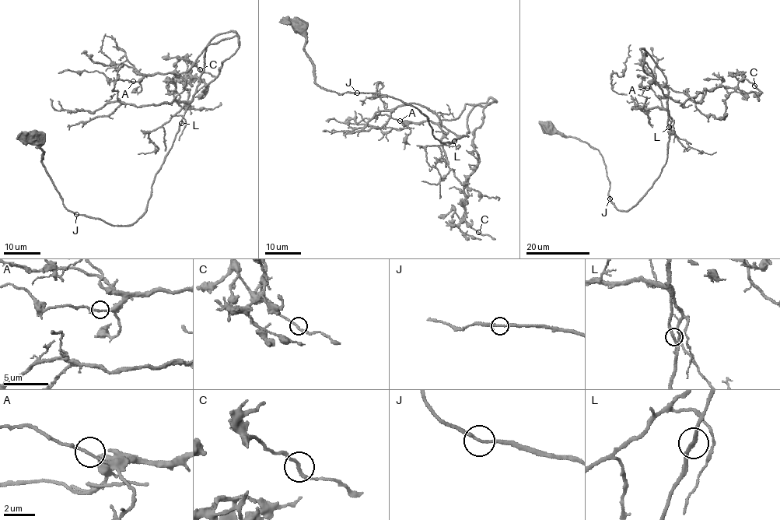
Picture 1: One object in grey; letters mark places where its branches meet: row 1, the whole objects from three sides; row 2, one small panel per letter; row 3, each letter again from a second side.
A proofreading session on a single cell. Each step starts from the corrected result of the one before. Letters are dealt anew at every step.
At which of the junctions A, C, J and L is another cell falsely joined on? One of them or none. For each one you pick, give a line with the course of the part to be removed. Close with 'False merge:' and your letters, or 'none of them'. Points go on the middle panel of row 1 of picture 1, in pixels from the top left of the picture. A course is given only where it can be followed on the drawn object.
False merge: none of them

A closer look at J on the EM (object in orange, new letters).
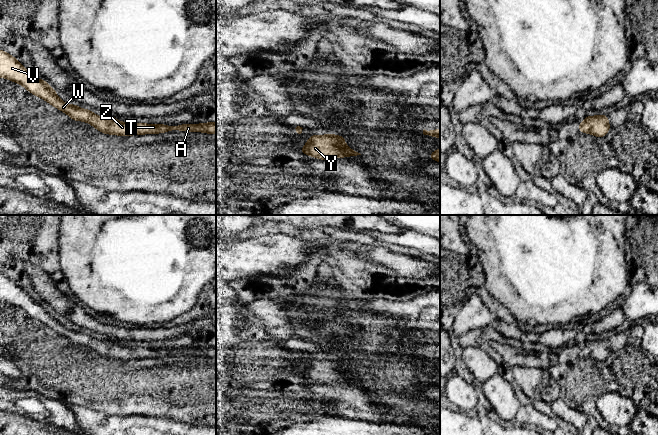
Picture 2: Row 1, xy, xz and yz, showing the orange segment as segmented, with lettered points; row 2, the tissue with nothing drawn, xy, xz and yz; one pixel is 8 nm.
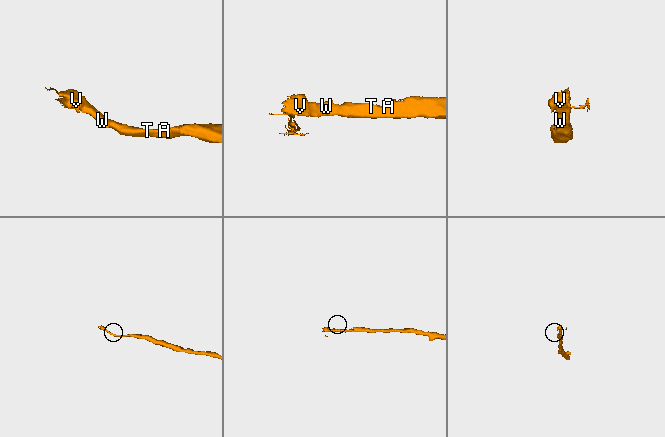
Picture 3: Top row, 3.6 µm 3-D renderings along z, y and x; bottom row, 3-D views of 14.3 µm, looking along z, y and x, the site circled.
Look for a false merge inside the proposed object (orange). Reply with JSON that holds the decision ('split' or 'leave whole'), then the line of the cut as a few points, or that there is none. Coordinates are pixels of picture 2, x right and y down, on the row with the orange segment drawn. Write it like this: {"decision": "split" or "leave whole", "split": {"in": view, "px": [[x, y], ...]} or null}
{"decision": "leave whole", "split": null}

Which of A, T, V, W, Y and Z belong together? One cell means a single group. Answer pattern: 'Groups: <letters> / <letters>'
Groups: A T V W Y Z

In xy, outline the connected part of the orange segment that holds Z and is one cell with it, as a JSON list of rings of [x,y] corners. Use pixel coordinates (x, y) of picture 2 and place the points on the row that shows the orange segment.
[[[0,49],[0,78],[21,84],[30,93],[42,98],[52,106],[61,110],[75,121],[84,121],[94,126],[98,131],[120,136],[165,133],[168,131],[204,132],[216,134],[216,122],[202,124],[181,124],[166,126],[164,124],[125,123],[113,116],[99,117],[91,110],[82,109],[77,104],[70,105],[63,102],[56,91],[44,80],[35,78],[13,56]]]

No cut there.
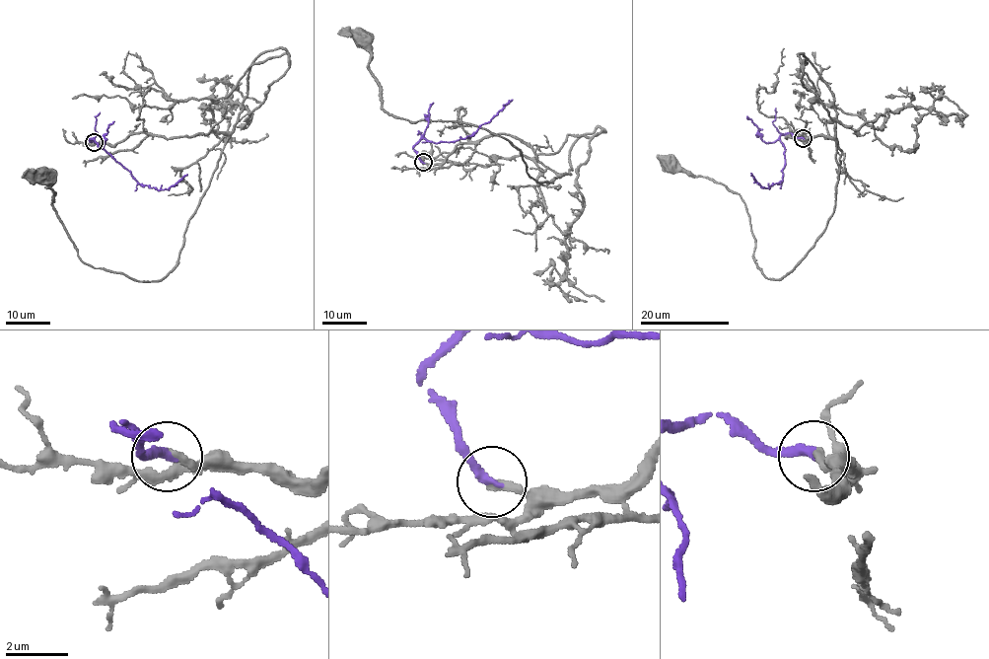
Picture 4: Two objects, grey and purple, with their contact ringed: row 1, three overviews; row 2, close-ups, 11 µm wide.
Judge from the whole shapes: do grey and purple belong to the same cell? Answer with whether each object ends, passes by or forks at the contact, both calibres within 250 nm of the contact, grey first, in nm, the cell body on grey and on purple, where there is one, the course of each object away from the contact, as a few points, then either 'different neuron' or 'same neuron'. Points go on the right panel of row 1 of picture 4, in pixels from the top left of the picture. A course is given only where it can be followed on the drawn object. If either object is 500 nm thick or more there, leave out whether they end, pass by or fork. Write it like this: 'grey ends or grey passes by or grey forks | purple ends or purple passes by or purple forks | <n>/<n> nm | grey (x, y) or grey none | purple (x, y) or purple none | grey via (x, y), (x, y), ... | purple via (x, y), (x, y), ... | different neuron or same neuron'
grey ends | purple ends | 240/300 nm | grey (671, 164) | purple none | grey via (804, 138), (790, 130), (786, 138), (835, 141), (835, 209), (781, 278), (755, 263), (740, 195), (670, 164) | purple via (804, 138), (788, 133), (780, 136), (786, 161), (782, 179), (779, 183), (763, 188), (751, 173) | same neuron

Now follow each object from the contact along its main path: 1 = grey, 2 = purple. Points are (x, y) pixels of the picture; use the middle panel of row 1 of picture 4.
1: (423, 163), (510, 134), (557, 176), (539, 183), (522, 154), (480, 128), (388, 113), (364, 37)
2: (423, 163), (413, 148), (420, 139), (435, 143), (468, 138), (513, 100)

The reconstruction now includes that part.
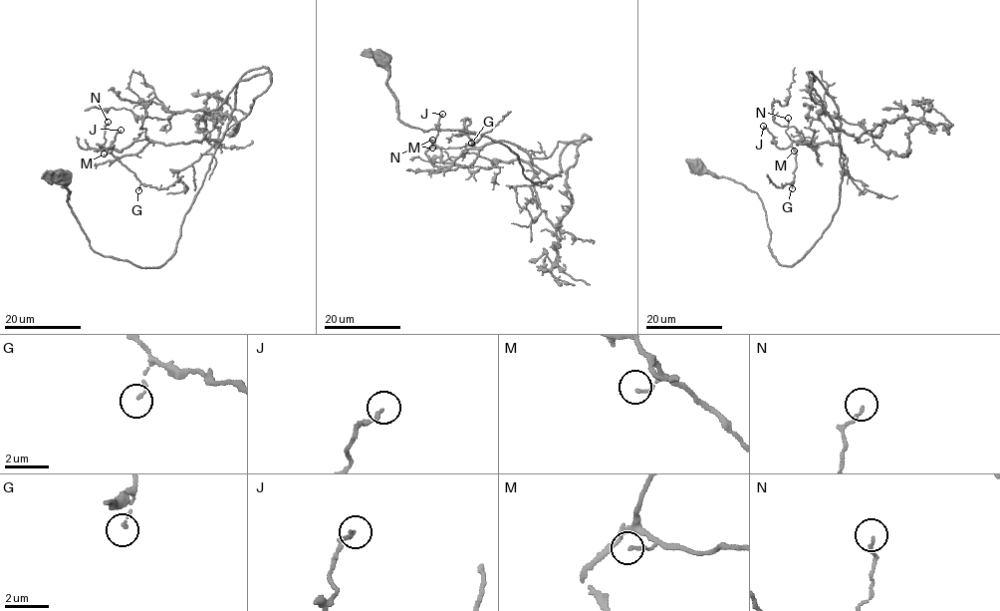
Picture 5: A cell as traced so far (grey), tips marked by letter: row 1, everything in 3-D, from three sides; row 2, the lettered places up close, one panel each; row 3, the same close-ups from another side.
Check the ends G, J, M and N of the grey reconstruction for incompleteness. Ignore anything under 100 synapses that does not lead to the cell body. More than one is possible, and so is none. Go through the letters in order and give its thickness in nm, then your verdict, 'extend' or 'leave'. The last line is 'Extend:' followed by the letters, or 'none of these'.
G: 130 nm thick; leave
J: 140 nm thick; leave
M: 130 nm thick; leave
N: 100 nm thick; leave
Extend: none of these

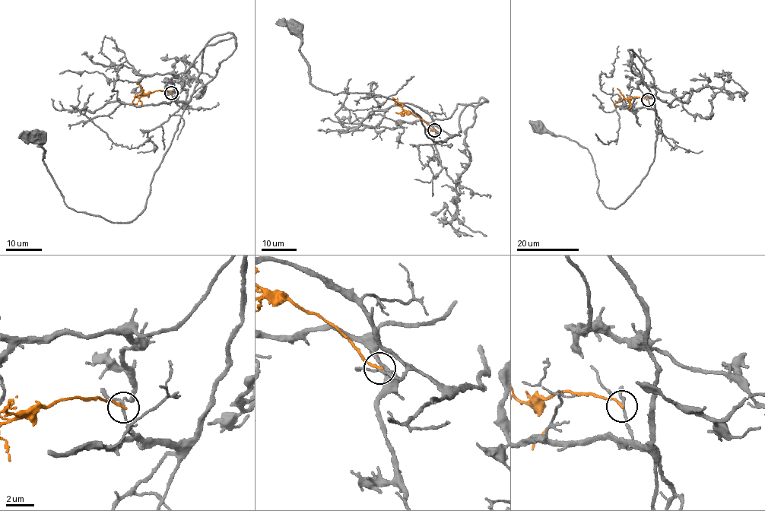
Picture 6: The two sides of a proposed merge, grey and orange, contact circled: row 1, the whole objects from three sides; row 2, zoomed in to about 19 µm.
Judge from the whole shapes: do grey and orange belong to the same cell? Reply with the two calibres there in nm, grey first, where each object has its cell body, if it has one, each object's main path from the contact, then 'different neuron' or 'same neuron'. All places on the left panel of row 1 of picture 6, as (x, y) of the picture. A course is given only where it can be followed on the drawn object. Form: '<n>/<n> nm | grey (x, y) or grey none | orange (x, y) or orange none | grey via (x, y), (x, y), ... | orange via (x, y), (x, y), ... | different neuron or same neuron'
170/190 nm | grey (37, 137) | orange none | grey via (171, 93), (185, 108), (146, 206), (131, 221), (113, 223), (70, 209), (43, 160), (39, 137) | orange via (171, 93), (154, 90), (137, 95), (132, 102), (135, 104), (136, 103) | different neuron

